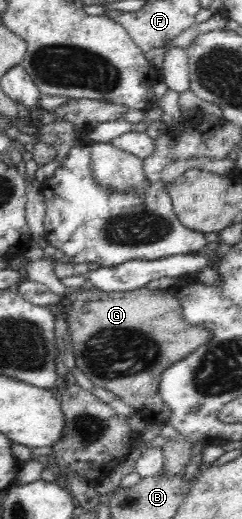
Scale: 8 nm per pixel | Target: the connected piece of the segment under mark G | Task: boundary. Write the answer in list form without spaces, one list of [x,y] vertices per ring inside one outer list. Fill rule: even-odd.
[[[88,287],[81,291],[73,291],[60,302],[67,314],[71,349],[75,357],[75,366],[81,371],[81,376],[87,378],[89,384],[104,387],[135,410],[147,422],[166,423],[171,410],[163,402],[159,394],[160,375],[173,363],[187,357],[199,345],[203,346],[213,339],[213,331],[201,328],[201,325],[189,324],[183,321],[181,311],[184,305],[178,297],[167,290],[151,291],[141,287],[134,291],[105,292],[101,289]]]

